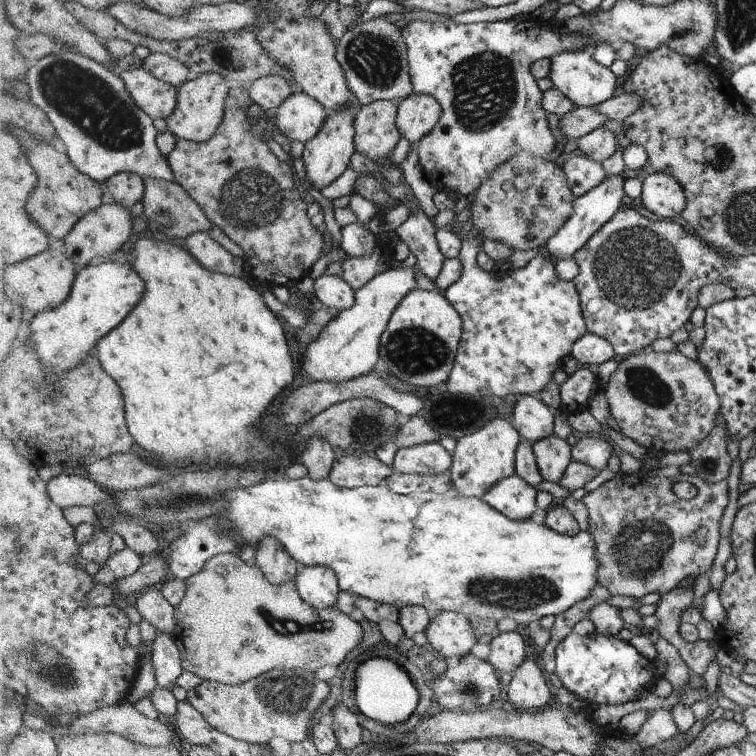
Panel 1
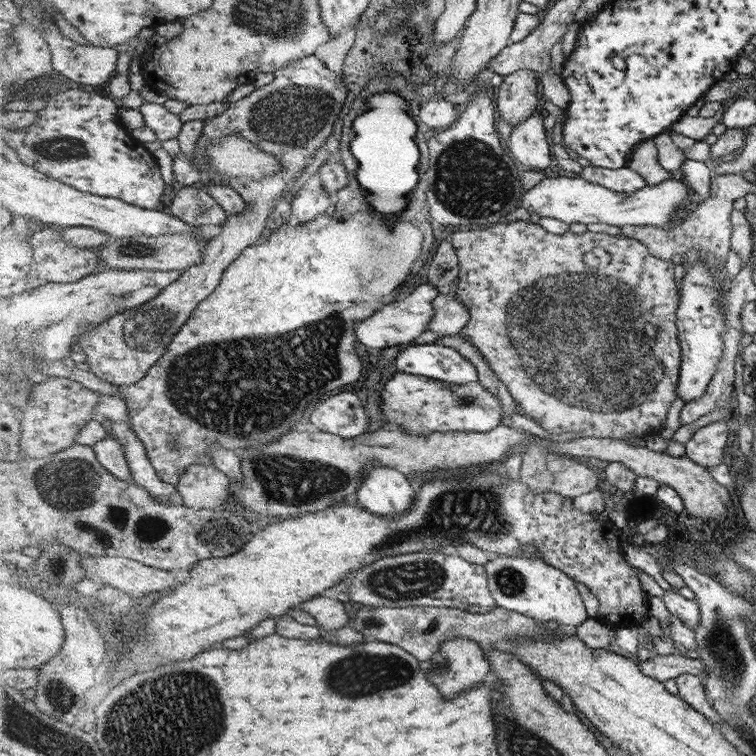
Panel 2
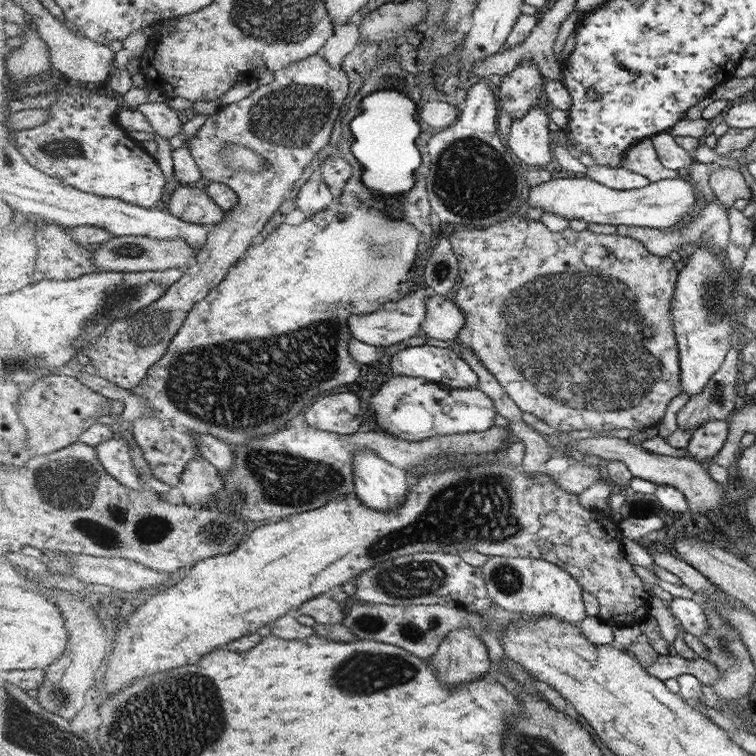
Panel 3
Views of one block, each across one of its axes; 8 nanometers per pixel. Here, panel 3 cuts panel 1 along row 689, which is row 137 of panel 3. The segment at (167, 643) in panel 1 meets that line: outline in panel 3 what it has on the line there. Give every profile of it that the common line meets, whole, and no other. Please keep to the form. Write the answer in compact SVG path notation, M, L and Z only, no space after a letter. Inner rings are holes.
M168 100L164 103L148 102L138 110L146 114L158 134L162 134L166 138L174 138L182 132L182 122L176 120L178 114L176 114L173 101Z

